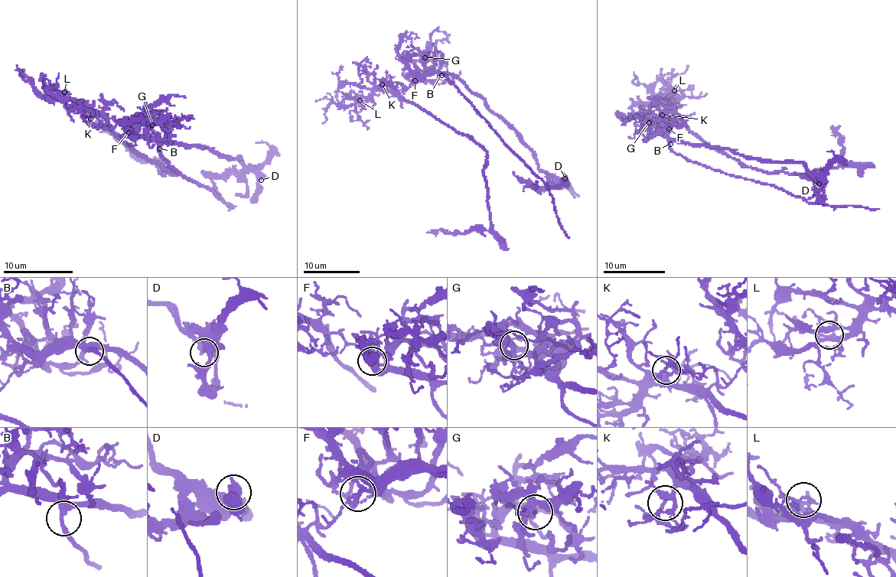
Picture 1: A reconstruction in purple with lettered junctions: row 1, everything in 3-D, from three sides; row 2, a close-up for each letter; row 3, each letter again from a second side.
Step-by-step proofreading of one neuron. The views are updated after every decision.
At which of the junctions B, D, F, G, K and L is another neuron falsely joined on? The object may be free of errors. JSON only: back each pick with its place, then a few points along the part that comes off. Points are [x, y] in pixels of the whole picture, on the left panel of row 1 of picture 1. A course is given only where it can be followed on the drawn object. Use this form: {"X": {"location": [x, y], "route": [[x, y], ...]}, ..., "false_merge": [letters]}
{"F": {"location": [128, 132], "route": [[128, 132], [112, 118], [108, 123], [136, 151], [176, 174], [159, 173], [112, 133], [86, 122]]}, "false_merge": ["F"]}

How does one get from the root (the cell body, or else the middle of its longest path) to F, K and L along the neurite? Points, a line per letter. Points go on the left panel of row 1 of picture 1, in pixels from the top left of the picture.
F: (113, 120), (128, 132)
K: (113, 120), (92, 112), (90, 118)
L: (113, 120), (101, 116), (89, 104), (74, 102), (64, 96), (64, 92)

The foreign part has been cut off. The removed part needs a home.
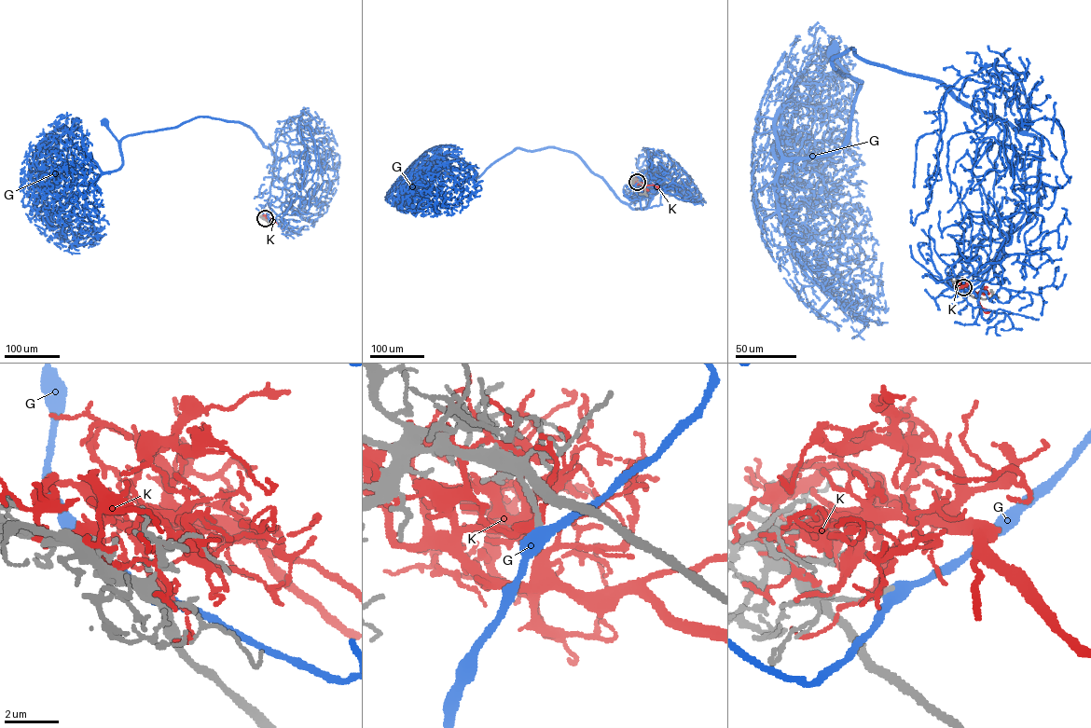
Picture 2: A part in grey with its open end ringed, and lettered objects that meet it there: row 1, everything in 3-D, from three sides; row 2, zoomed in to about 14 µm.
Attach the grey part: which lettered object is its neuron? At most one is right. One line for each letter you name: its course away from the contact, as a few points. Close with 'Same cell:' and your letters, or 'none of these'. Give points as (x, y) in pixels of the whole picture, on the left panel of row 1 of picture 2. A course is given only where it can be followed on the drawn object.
Same cell: none of these

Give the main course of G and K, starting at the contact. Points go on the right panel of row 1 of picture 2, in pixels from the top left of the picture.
G: (963, 287), (1035, 213), (1041, 142), (849, 48), (831, 61), (861, 82), (854, 103), (834, 48)
K: (962, 287), (962, 283), (966, 283), (967, 289), (978, 294), (980, 305), (985, 310)

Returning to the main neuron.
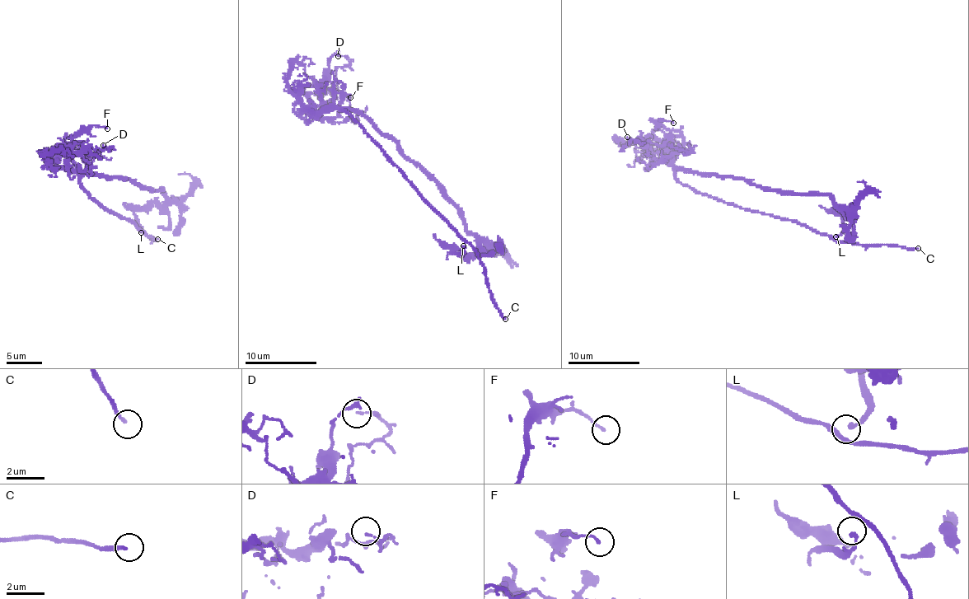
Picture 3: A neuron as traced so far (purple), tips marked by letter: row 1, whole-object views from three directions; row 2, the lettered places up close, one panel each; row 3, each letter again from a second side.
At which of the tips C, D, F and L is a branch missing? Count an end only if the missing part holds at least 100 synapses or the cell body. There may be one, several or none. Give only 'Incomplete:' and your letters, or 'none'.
Incomplete: C

